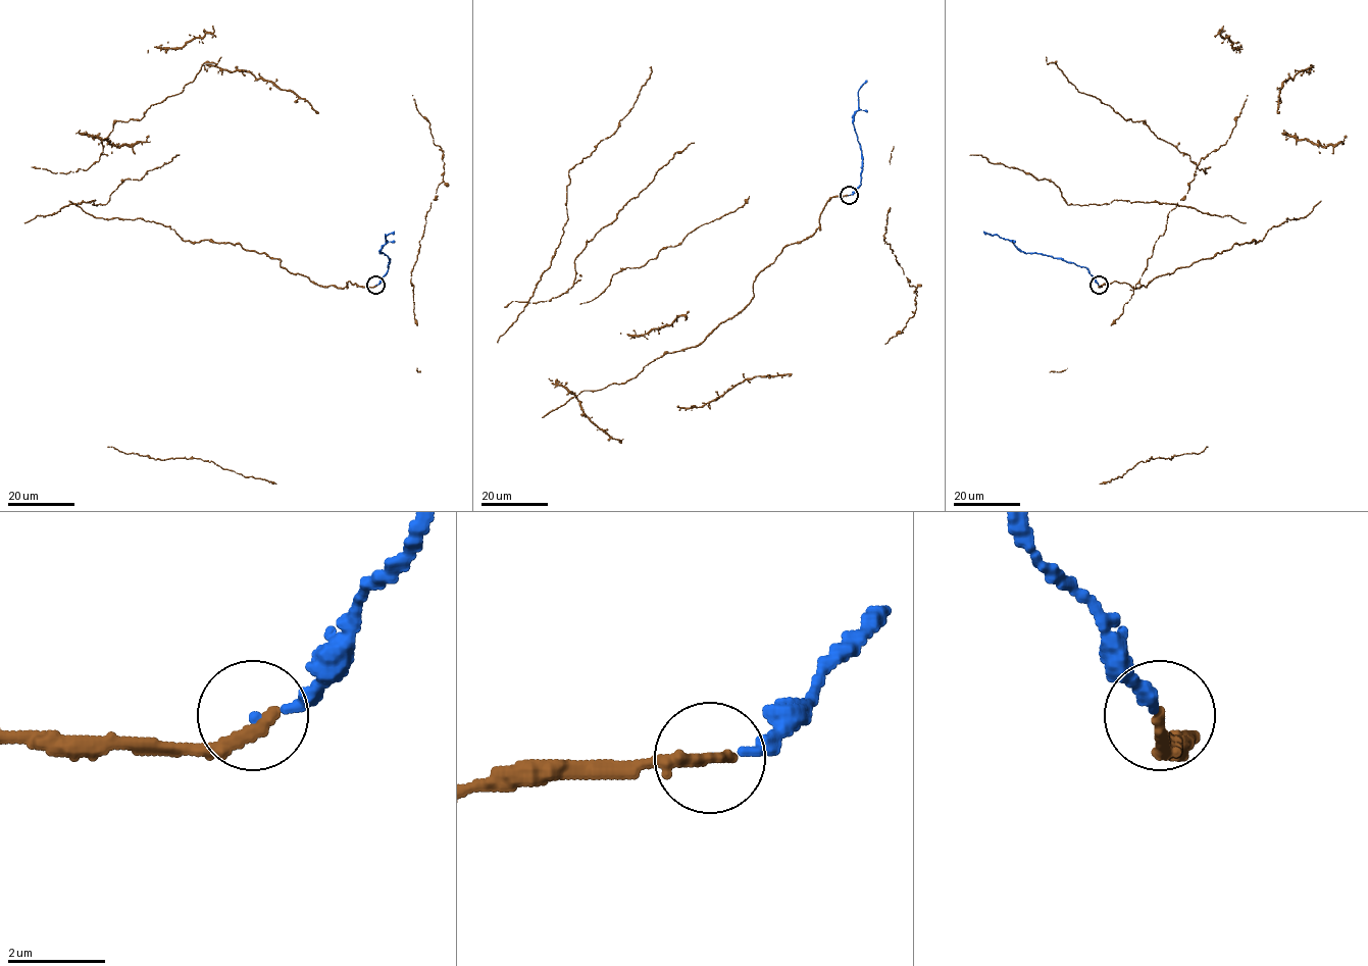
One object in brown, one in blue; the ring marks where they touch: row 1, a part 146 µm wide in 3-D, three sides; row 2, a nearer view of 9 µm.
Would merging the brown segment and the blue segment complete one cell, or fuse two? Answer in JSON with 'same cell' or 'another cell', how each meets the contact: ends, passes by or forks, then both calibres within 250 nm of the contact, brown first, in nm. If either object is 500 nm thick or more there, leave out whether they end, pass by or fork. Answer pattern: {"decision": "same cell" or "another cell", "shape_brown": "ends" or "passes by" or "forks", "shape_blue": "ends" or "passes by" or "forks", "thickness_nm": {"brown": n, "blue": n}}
{"decision": "same cell", "shape_brown": "ends", "shape_blue": "ends", "thickness_nm": {"brown": 320, "blue": 140}}

